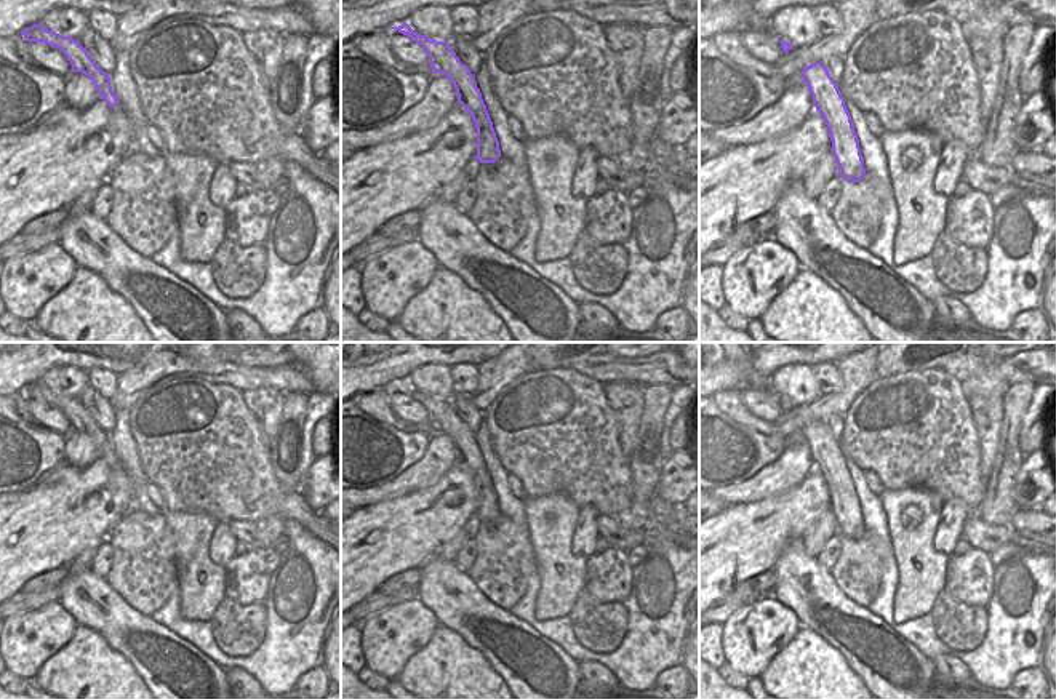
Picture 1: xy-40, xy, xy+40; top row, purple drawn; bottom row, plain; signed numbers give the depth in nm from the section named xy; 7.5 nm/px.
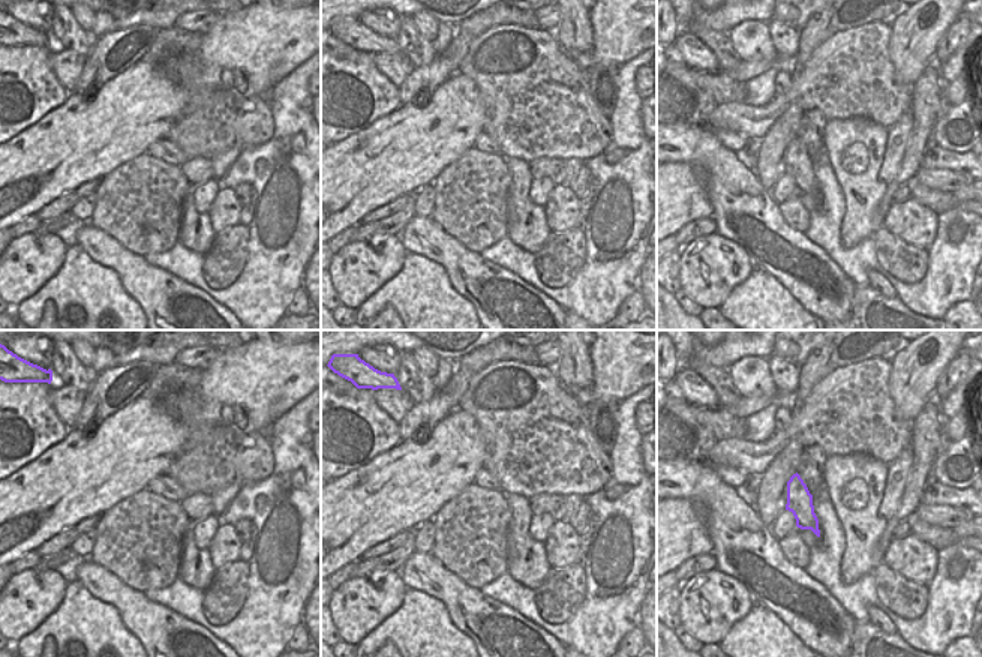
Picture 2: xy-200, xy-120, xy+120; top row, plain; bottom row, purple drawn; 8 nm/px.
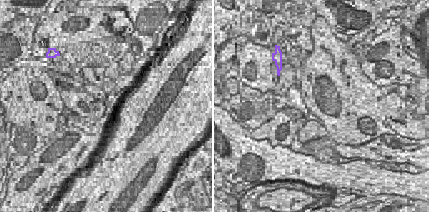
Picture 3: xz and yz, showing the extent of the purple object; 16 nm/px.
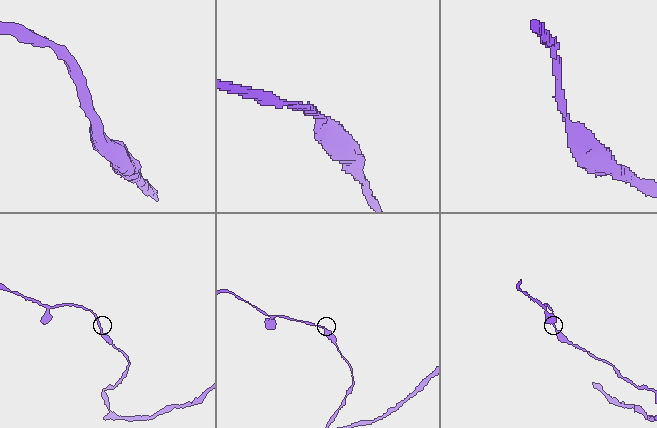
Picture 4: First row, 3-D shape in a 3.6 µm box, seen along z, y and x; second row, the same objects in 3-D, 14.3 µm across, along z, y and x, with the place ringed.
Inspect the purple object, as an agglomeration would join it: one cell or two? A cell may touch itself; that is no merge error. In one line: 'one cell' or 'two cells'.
one cell

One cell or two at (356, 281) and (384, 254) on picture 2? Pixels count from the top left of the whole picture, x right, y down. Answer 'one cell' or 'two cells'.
one cell

